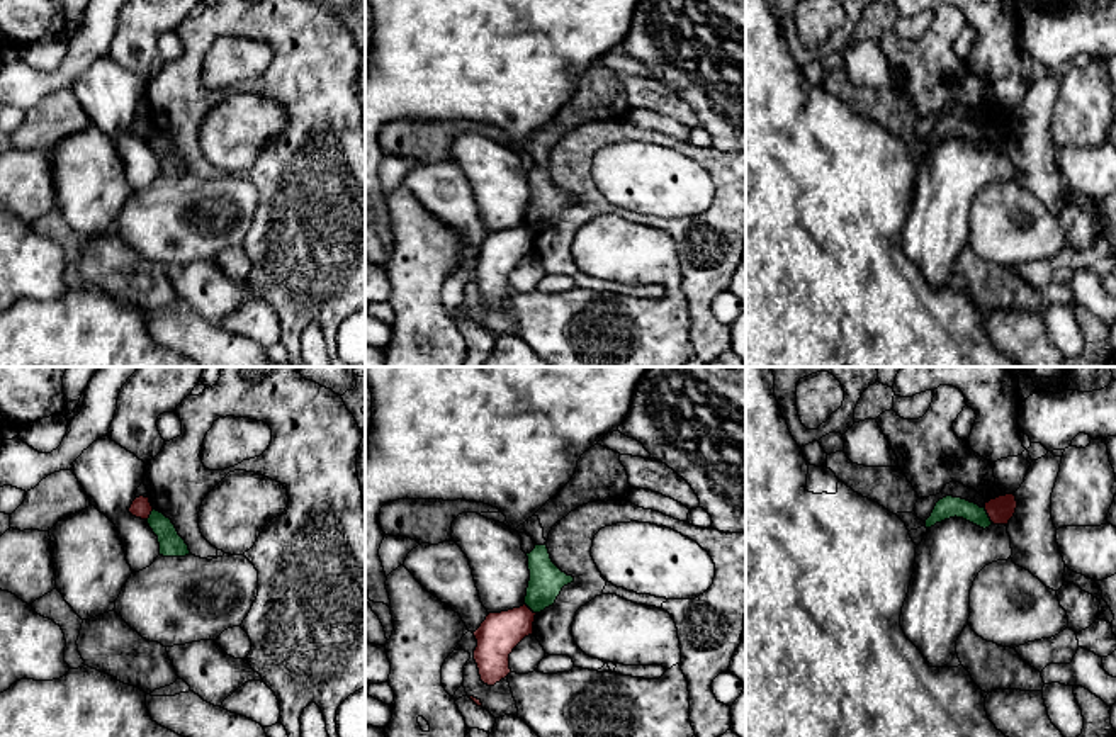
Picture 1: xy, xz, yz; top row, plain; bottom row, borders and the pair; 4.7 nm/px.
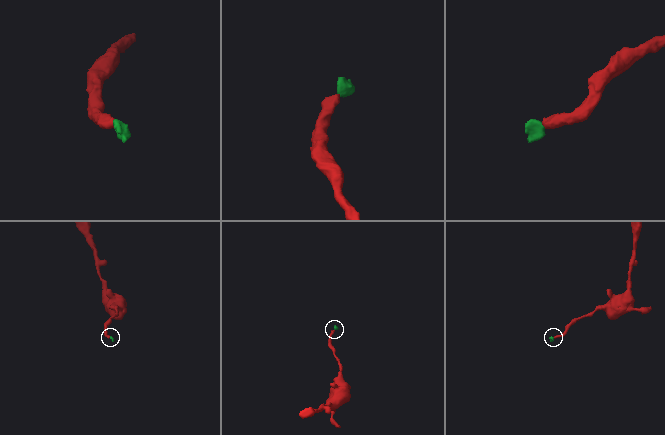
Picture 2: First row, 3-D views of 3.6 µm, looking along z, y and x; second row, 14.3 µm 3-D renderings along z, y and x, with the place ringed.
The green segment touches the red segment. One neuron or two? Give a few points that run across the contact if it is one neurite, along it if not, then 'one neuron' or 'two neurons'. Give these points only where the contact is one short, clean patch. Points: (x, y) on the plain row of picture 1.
line yz (984, 128), (992, 141); two neurons

